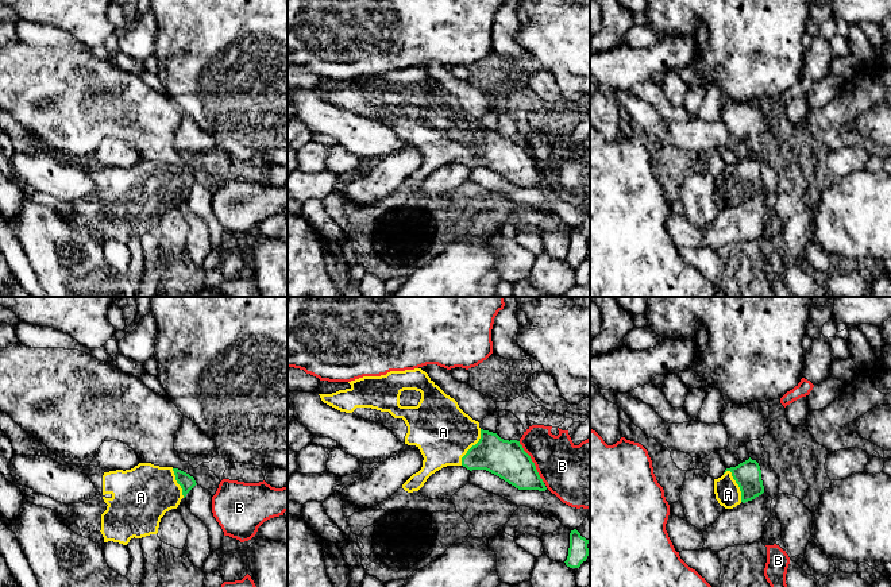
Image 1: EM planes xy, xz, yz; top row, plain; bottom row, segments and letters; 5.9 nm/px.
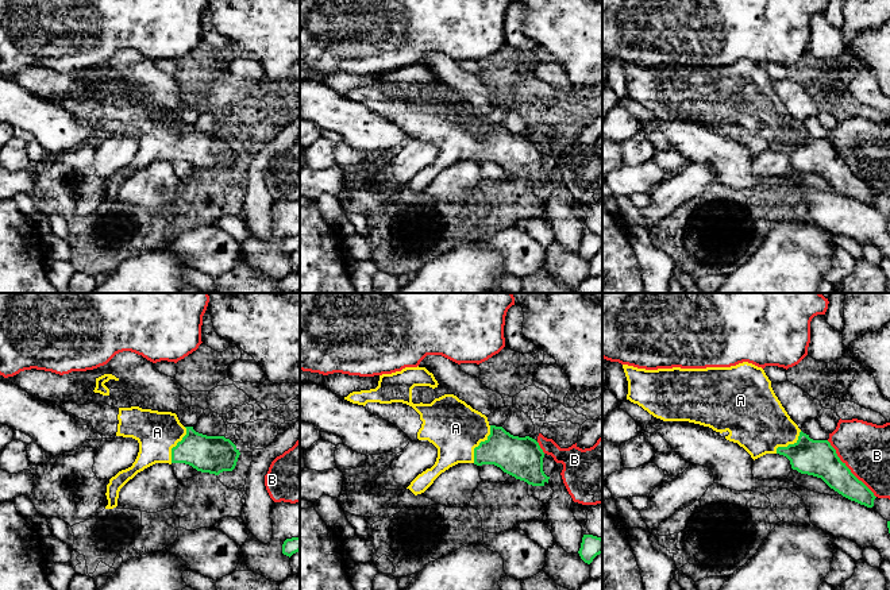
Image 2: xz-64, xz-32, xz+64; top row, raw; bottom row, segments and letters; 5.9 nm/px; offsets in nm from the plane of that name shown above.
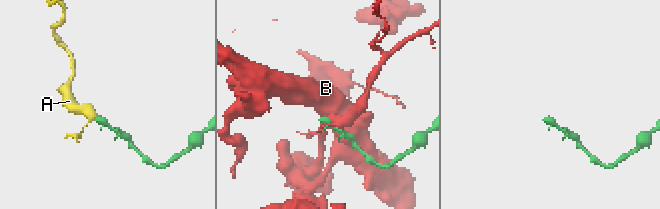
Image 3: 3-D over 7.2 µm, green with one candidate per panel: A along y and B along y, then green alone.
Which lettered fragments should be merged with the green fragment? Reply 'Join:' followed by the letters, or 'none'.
Join: A

